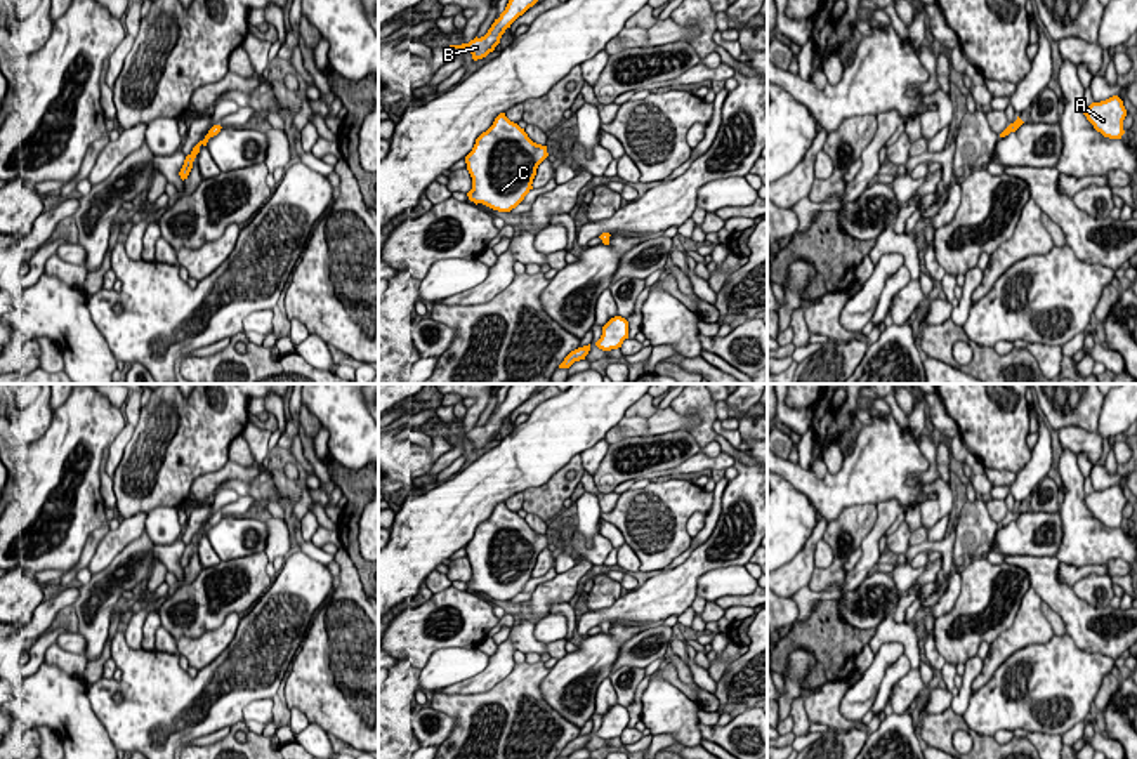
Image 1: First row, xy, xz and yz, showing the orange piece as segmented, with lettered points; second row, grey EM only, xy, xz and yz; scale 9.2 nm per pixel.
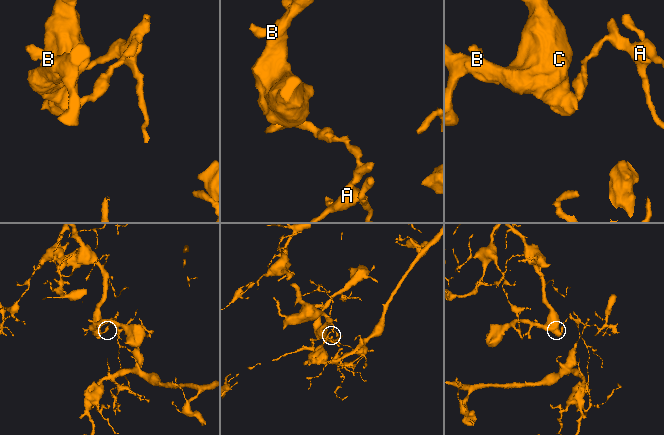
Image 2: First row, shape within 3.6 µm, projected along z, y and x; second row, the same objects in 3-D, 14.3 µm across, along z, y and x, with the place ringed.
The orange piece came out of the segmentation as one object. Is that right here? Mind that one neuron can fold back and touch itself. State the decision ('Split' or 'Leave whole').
Split

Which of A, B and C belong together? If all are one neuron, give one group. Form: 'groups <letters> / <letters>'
groups A / B C

